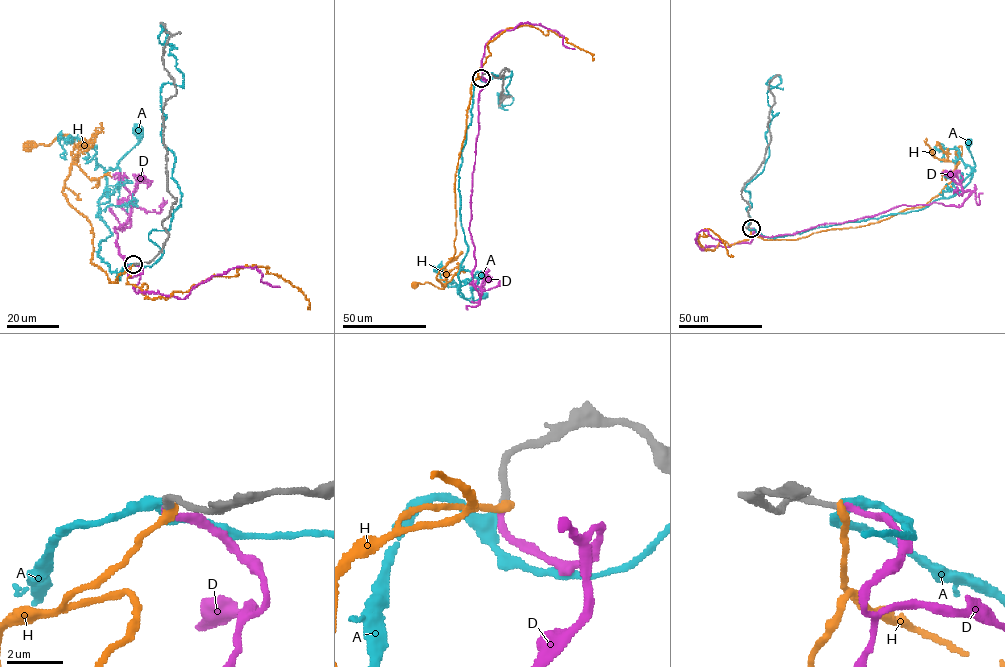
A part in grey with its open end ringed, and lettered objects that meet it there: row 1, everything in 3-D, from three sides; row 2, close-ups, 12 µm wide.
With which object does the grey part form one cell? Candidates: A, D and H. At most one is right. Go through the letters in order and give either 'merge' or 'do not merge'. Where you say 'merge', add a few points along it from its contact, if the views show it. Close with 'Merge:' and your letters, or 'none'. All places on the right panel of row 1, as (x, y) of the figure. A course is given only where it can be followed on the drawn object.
A: do not merge
D: merge; it runs (751, 228), (752, 234), (765, 237), (795, 234), (901, 205), (960, 206), (975, 187), (978, 204), (982, 192)
H: do not merge
Merge: D

